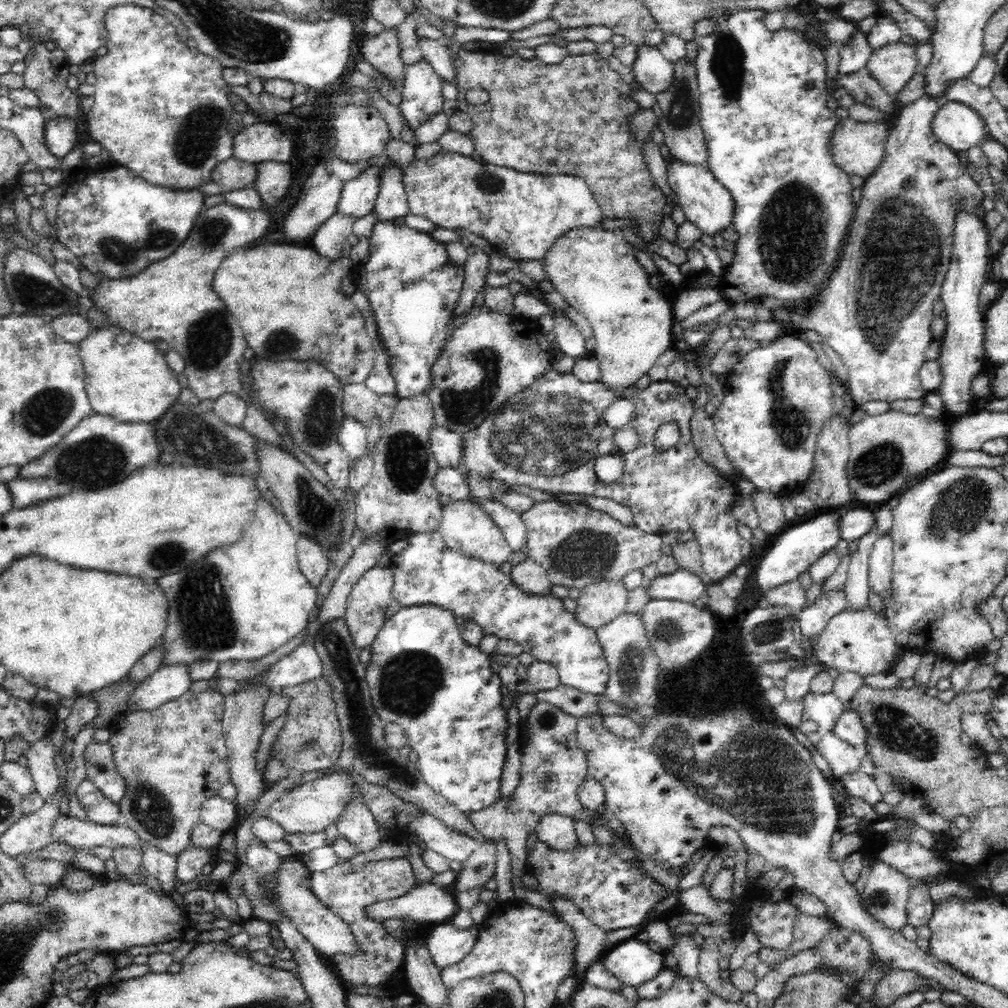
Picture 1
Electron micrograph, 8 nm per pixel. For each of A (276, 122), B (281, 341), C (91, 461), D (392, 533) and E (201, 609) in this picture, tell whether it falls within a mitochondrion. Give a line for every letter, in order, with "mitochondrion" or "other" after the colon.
A: other
B: mitochondrion
C: mitochondrion
D: other
E: mitochondrion

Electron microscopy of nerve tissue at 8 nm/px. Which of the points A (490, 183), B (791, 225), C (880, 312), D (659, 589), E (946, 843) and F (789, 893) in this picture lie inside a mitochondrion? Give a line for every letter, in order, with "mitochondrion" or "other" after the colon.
A: mitochondrion
B: mitochondrion
C: mitochondrion
D: other
E: other
F: other

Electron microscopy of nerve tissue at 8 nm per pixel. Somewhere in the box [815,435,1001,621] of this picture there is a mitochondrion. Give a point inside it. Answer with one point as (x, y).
(961, 508)

